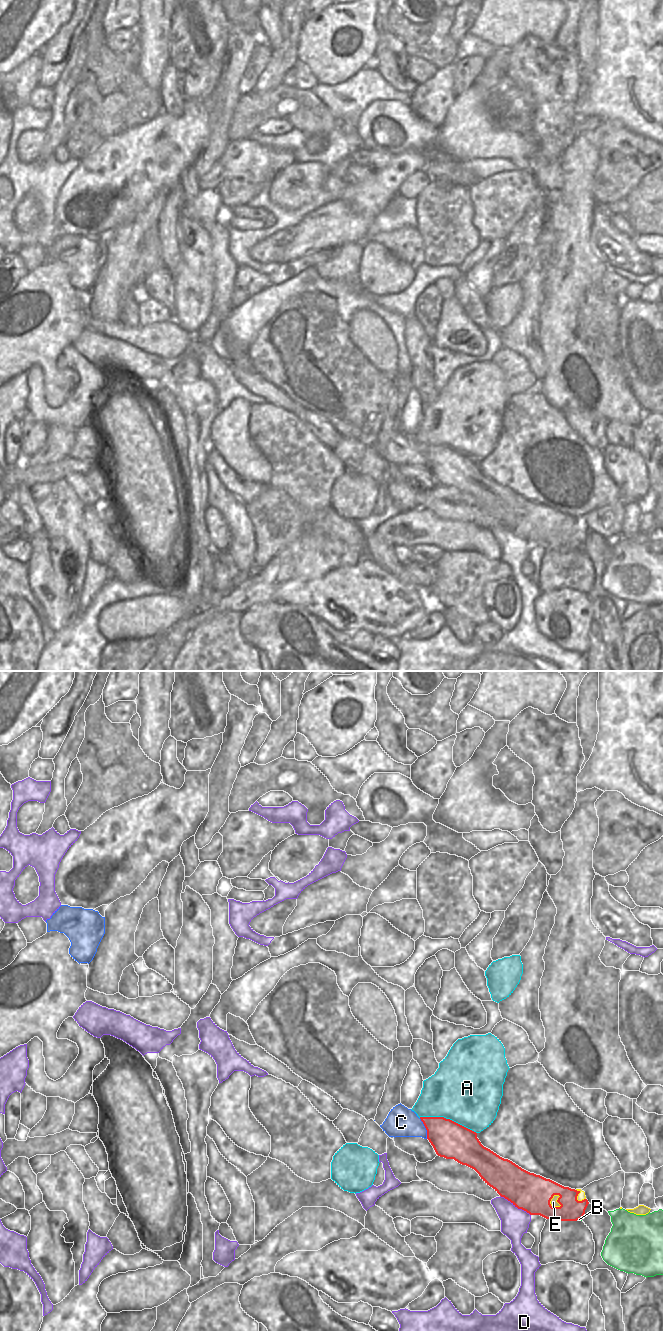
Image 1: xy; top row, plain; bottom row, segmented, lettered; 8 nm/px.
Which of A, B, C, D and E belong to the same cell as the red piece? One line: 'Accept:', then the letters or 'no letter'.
Accept: E

